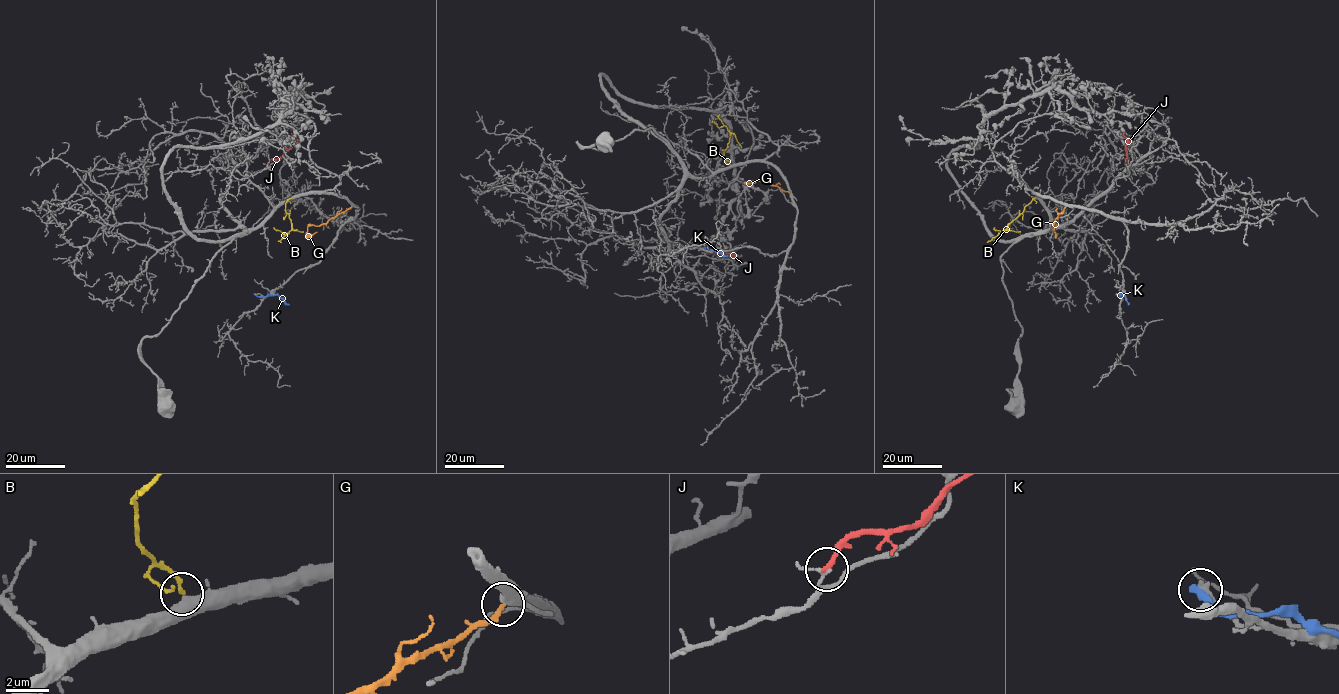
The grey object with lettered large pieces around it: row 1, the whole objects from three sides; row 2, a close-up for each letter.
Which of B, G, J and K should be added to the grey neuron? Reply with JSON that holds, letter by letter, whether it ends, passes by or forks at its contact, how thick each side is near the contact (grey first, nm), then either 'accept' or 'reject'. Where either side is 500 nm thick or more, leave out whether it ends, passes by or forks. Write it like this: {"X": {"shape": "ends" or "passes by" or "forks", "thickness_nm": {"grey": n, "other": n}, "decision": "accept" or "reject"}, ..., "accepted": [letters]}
{"B": {"shape": "ends", "thickness_nm": {"grey": 480, "other": 180}, "decision": "accept"}, "G": {"thickness_nm": {"grey": 550, "other": 200}, "decision": "reject"}, "J": {"shape": "ends", "thickness_nm": {"grey": 110, "other": 220}, "decision": "reject"}, "K": {"shape": "ends", "thickness_nm": {"grey": 200, "other": 320}, "decision": "reject"}, "accepted": ["B"]}

